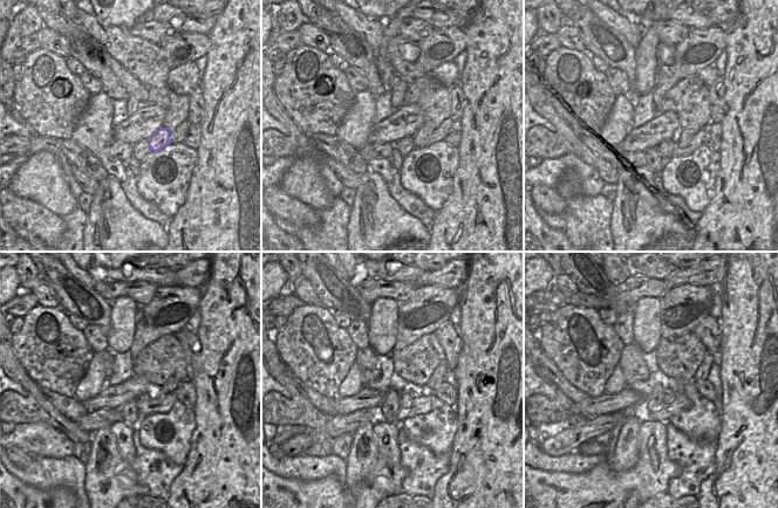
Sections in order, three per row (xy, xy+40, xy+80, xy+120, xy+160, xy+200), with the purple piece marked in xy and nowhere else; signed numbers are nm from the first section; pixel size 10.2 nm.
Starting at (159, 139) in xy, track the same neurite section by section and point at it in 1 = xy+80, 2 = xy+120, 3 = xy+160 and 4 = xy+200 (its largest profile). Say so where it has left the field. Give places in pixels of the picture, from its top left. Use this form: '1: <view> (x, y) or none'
1: xy+80 (686, 132)
2: xy+120 (172, 383)
3: xy+160 (437, 378)
4: xy+200 (703, 370)

